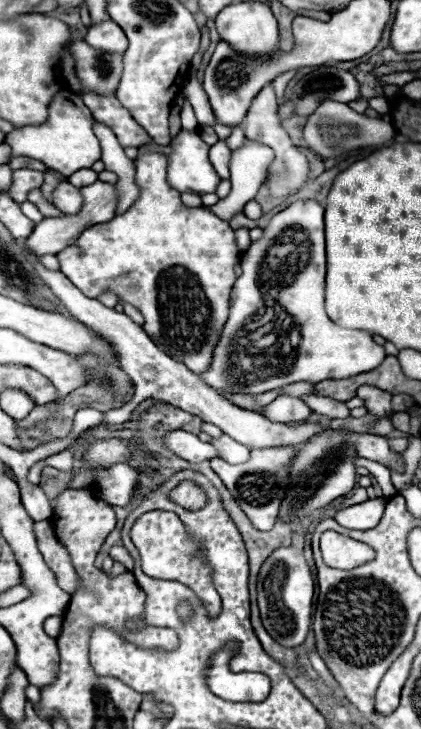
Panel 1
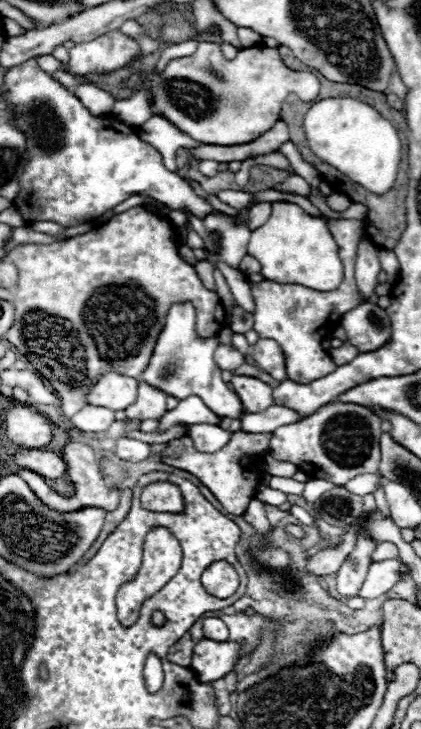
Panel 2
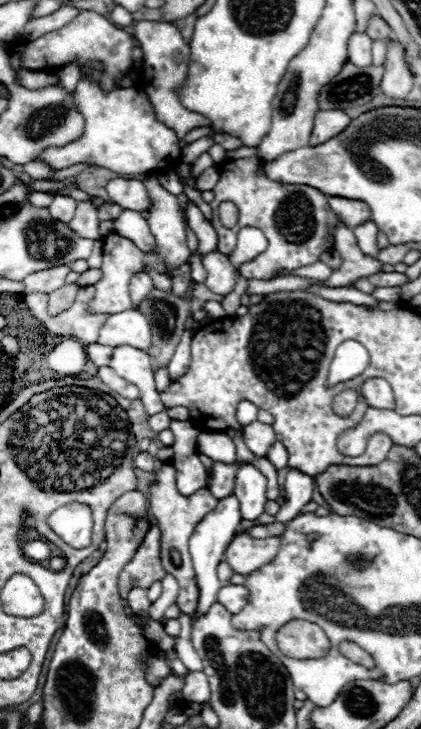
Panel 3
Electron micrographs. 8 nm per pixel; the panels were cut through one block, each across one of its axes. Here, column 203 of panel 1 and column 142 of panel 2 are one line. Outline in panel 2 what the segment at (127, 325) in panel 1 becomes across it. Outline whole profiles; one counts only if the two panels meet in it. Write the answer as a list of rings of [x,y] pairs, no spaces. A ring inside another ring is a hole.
[[[140,382],[140,390],[138,390],[138,398],[132,406],[126,408],[126,418],[128,420],[148,420],[148,418],[160,418],[166,412],[166,398],[168,394],[146,384]]]

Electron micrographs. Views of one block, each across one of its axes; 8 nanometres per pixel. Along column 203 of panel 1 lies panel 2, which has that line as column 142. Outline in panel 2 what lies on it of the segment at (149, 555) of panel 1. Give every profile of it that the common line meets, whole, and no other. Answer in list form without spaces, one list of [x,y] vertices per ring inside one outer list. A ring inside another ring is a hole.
[[[152,528],[146,538],[144,538],[144,554],[142,554],[142,566],[138,570],[138,574],[130,580],[124,582],[124,586],[120,586],[118,594],[116,594],[116,606],[118,606],[118,620],[124,626],[132,626],[138,616],[140,616],[140,608],[142,602],[156,594],[180,568],[182,562],[182,550],[180,550],[180,542],[174,538],[172,532],[168,532],[166,528]]]

